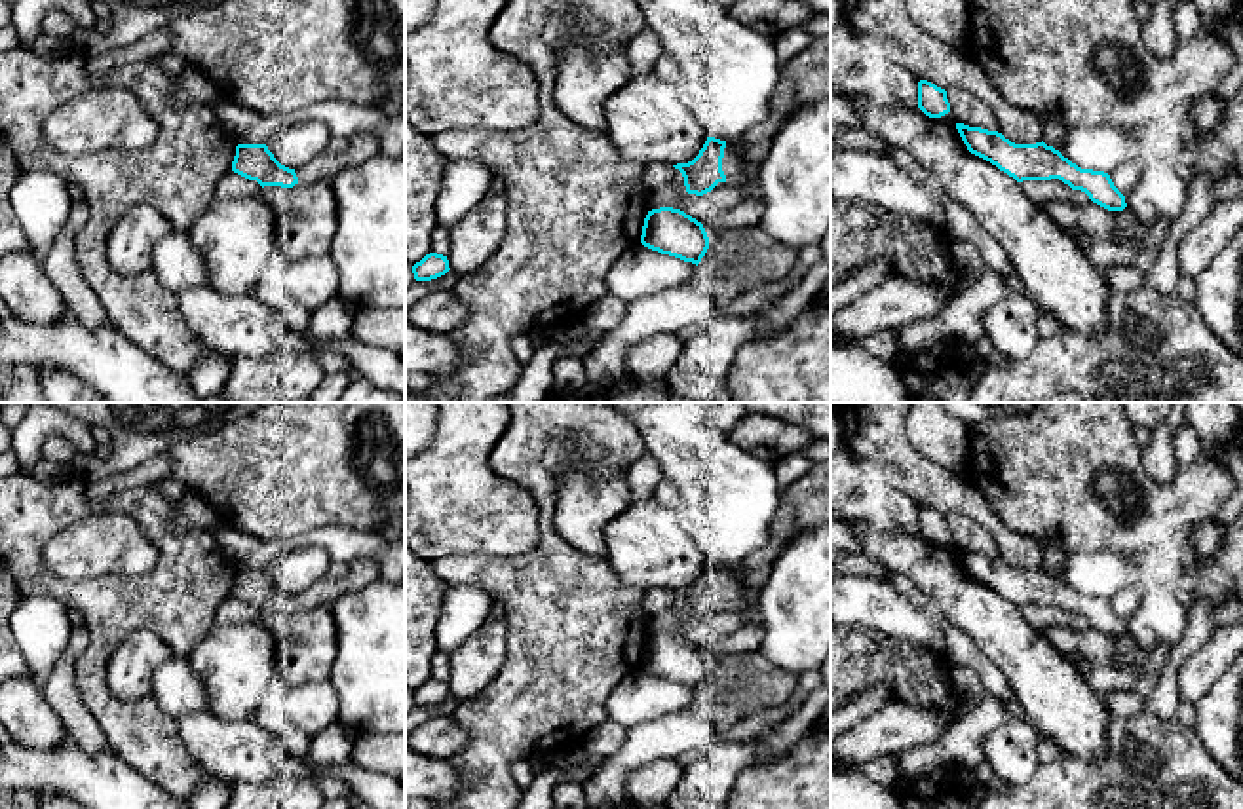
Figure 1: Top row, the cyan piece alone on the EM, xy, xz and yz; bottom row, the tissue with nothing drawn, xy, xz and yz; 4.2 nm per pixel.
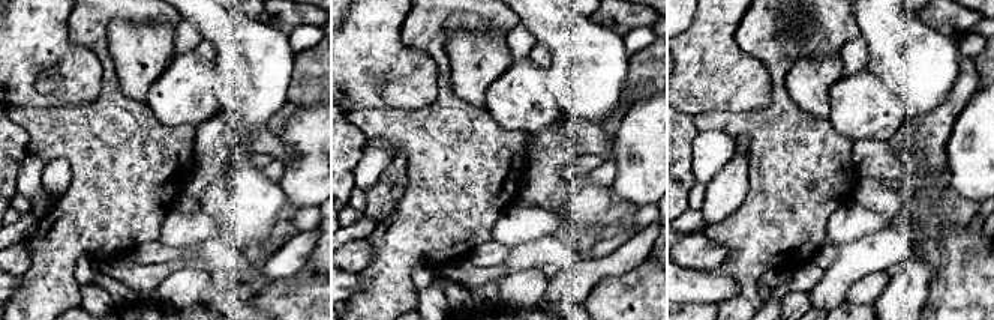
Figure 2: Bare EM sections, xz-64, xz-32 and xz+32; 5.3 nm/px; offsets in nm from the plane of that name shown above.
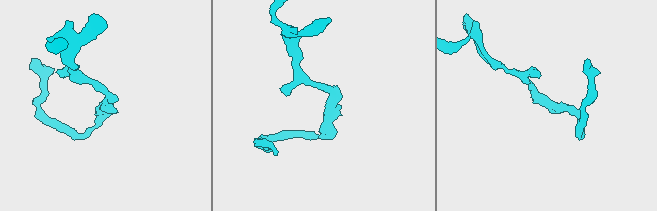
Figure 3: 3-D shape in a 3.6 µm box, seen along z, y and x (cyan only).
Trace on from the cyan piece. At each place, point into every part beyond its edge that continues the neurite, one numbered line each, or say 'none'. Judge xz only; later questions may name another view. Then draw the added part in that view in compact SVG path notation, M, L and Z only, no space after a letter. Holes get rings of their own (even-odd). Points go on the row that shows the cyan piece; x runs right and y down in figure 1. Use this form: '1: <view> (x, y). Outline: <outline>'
1: xz (732, 164). Outline: M730 144L724 148L722 171L726 175L726 180L718 182L717 186L741 186L745 182L755 182L755 177L749 179L743 173L743 160Z

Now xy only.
1: xy (363, 147). Outline: M355 135L348 141L348 150L344 154L323 152L306 165L295 169L298 182L293 188L310 186L319 180L331 180L344 167L359 165L378 154L380 146L374 135Z

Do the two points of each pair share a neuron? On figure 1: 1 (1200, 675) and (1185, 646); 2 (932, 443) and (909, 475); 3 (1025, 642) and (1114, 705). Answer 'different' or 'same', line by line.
1: different
2: different
3: different

